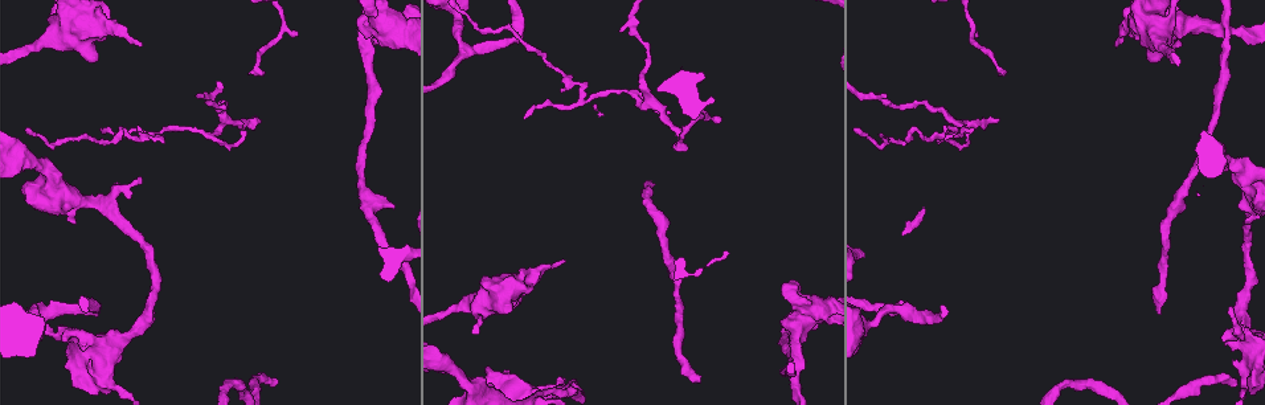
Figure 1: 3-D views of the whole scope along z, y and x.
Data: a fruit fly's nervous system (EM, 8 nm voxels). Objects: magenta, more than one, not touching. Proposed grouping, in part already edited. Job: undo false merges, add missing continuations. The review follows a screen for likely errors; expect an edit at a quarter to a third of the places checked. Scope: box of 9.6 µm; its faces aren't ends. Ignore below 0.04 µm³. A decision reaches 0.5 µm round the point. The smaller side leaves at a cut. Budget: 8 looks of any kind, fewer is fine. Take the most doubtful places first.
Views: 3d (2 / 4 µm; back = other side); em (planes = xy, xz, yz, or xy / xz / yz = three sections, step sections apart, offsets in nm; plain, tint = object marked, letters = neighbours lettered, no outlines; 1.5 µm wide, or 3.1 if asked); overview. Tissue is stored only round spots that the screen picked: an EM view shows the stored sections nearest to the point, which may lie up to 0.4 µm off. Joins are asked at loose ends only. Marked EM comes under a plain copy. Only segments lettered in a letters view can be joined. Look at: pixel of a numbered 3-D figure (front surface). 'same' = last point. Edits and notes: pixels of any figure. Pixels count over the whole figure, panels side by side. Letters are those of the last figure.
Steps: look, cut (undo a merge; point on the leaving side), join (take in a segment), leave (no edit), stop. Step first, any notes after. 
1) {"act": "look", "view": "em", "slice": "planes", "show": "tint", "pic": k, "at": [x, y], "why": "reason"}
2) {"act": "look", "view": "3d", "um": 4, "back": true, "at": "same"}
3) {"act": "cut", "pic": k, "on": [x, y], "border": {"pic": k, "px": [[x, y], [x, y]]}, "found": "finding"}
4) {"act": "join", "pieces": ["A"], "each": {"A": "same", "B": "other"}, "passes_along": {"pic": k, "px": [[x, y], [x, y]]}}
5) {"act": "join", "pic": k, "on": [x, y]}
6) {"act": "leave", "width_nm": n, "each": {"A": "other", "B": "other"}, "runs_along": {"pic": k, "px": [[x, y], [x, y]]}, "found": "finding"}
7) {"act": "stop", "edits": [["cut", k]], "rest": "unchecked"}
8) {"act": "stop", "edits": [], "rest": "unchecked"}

{"act": "look", "view": "3d", "um": 2, "pic": 1, "at": [1225, 29], "why": "calibre changes"}

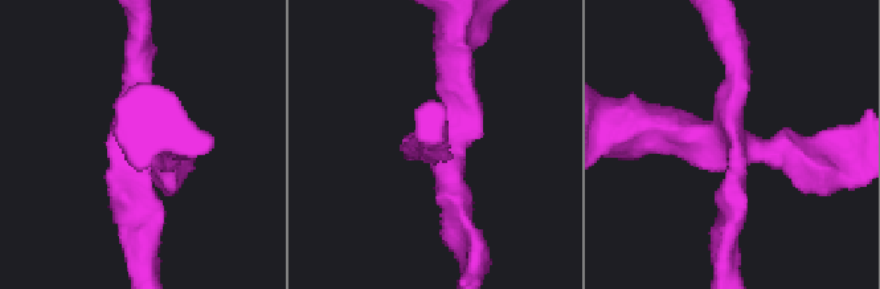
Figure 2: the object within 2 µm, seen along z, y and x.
{"act": "look", "view": "em", "slice": "yz", "step": 4, "show": "tint", "pic": 2, "at": [735, 146], "arms": 4}

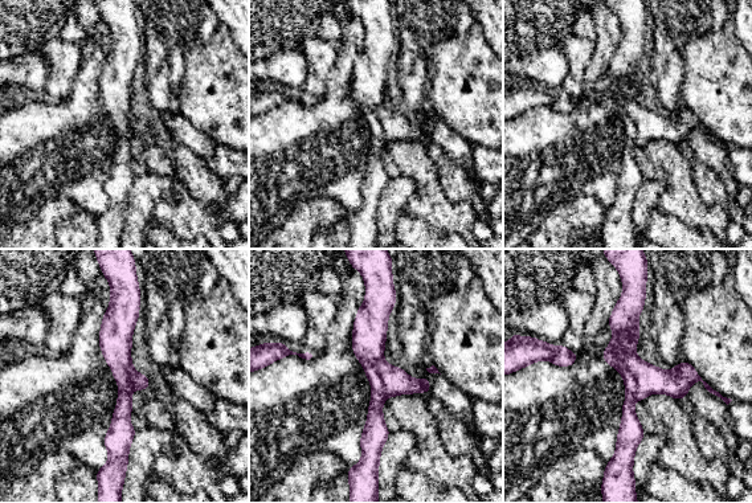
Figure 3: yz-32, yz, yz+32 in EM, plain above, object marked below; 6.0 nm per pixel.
{"act": "look", "view": "em", "slice": "yz", "step": 4, "show": "letters", "at": "same"}

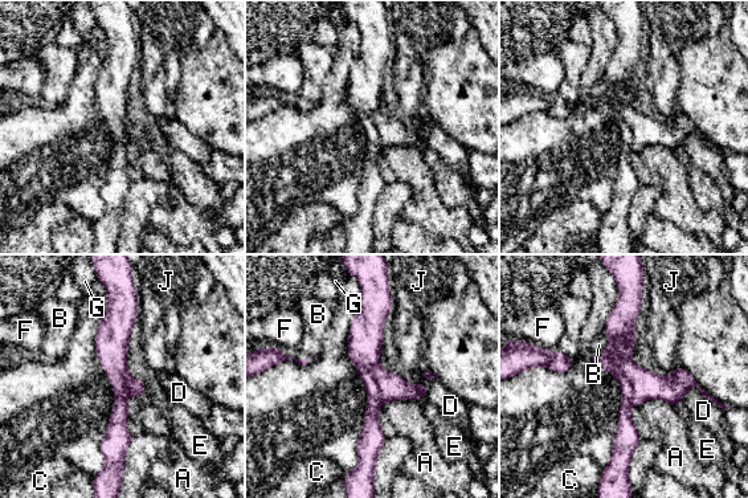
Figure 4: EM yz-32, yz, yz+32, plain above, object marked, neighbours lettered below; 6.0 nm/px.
{"act": "cut", "pic": 4, "on": [364, 346], "longest_contact_nm": ["A", 220], "each": {"A": "other", "B": "other", "C": "other", "D": "other", "E": "other", "F": "other", "G": "other", "J": "other"}, "border": {"pic": 4, "px": [[376, 364], [371, 372], [381, 403]]}, "found": "two neurons meet here"}

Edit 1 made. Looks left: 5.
{"act": "look", "view": "em", "slice": "planes", "show": "letters", "pic": 1, "at": [255, 119], "why": "branch stops here"}

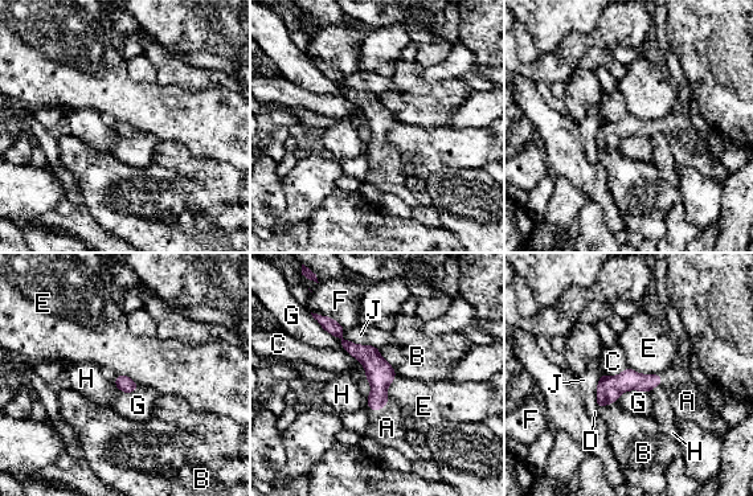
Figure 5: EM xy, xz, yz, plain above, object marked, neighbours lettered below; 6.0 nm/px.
{"act": "join", "pic": 5, "on": [387, 427], "each": {"A": "same", "B": "other", "C": "other", "D": "other", "E": "other", "F": "other", "G": "other", "H": "other", "J": "other"}, "passes_along": {"pic": 5, "px": [[380, 374], [379, 409], [387, 427]]}, "found": "the neuron continues"}

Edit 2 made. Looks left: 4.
{"act": "stop", "edits": [["cut", 4], ["join", 5]], "rest": "unchecked"}

